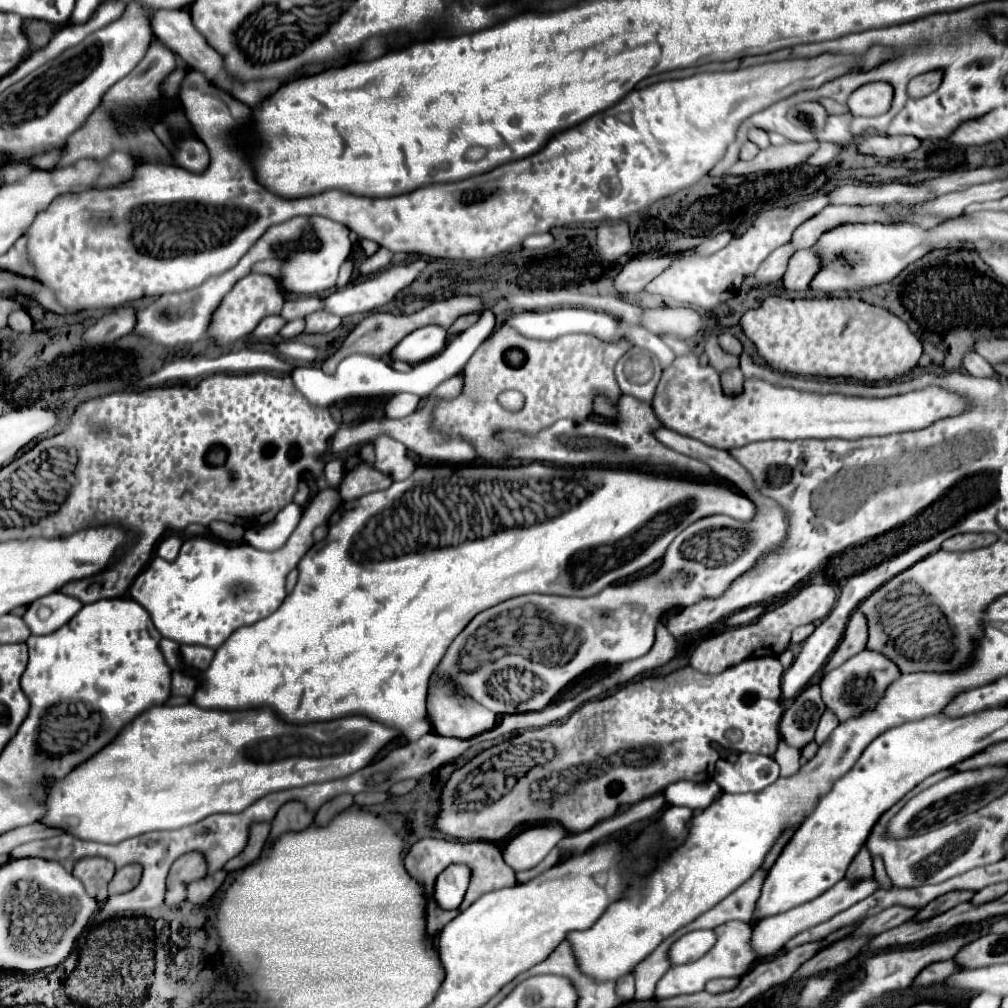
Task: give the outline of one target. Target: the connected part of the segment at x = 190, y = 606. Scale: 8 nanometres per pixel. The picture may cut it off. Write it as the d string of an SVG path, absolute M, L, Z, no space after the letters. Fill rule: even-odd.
M337 489L319 491L305 507L305 513L279 551L261 551L247 543L221 543L207 537L189 537L183 541L175 561L161 557L135 577L129 595L143 605L157 631L177 643L205 645L217 649L235 629L269 617L285 599L285 577L313 545L313 529L325 525L331 513L341 505Z

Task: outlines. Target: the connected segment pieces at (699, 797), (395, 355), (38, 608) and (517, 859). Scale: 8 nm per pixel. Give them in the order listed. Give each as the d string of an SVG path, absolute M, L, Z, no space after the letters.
M705 779L701 783L679 781L679 783L671 783L663 793L665 793L665 799L669 805L685 805L689 809L705 809L721 793L721 787L713 779Z
M423 327L415 329L411 335L407 335L399 345L395 345L389 353L391 361L403 361L409 365L421 363L433 355L437 355L447 343L447 329L443 327Z
M53 593L41 597L37 603L29 605L27 609L27 625L35 635L47 635L59 629L67 619L71 619L83 603L75 597L67 597L63 593Z
M539 825L529 827L515 835L503 849L503 859L515 871L525 871L535 867L545 859L545 855L563 839L567 831L561 825Z

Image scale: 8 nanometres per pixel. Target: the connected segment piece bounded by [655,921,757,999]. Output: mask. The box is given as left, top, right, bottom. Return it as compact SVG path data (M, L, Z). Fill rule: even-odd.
M729 921L723 923L719 927L713 929L717 935L717 943L711 947L711 951L707 951L699 961L687 963L687 965L679 965L679 967L671 967L659 981L655 987L655 999L669 999L669 997L677 997L677 995L689 995L689 993L699 993L705 989L705 983L717 977L741 977L747 973L749 965L757 961L755 953L749 947L749 939L751 939L751 925L743 923L743 921Z

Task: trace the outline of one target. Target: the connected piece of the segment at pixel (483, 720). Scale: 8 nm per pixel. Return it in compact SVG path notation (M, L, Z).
M437 669L431 673L429 677L429 691L427 691L427 715L431 719L433 731L443 735L443 737L457 737L457 739L471 739L487 729L491 729L497 721L497 715L487 711L483 705L479 705L477 701L473 701L469 695L459 697L459 691L453 689L451 683L437 683L435 679Z

